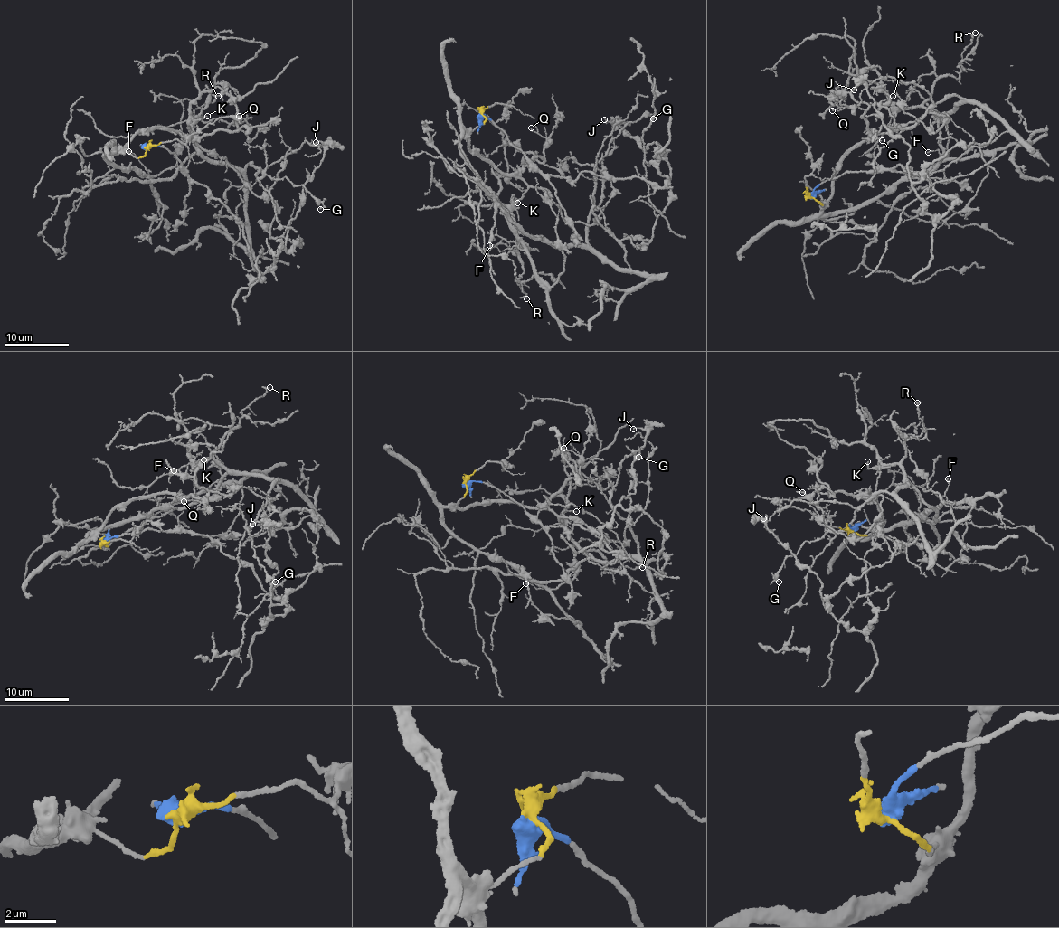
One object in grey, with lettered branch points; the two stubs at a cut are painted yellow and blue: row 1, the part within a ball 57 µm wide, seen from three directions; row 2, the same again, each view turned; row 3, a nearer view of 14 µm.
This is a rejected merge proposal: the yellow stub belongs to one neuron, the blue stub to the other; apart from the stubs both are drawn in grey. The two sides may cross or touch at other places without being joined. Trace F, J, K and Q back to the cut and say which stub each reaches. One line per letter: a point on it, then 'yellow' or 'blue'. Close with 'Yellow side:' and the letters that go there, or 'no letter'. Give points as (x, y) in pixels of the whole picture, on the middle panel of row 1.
F: place (489, 245); yellow
J: place (604, 119); blue
K: place (517, 203); yellow
Q: place (531, 127); yellow
Yellow side: F, K, Q

